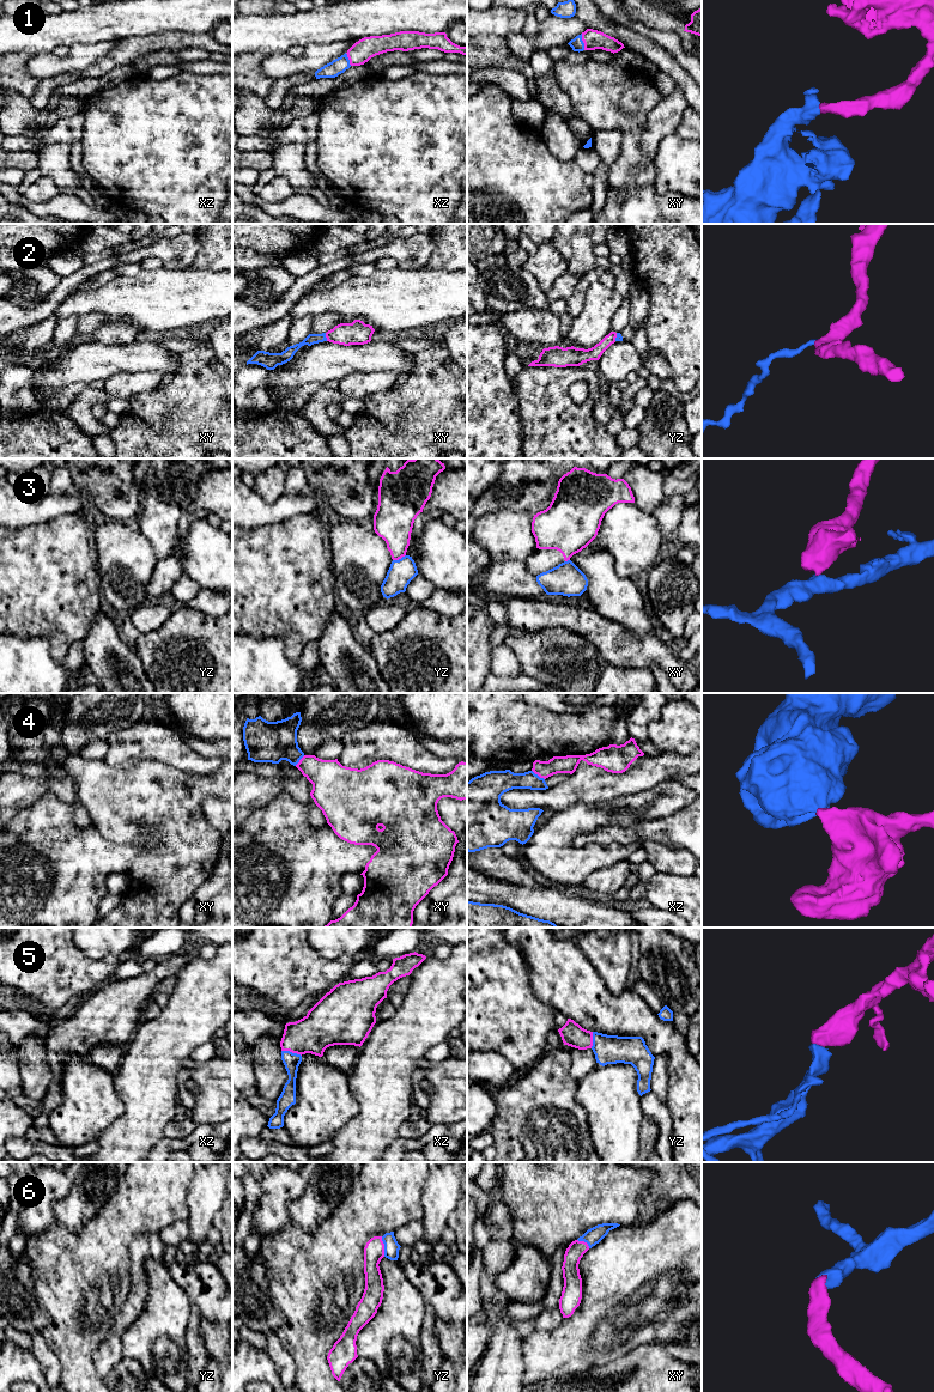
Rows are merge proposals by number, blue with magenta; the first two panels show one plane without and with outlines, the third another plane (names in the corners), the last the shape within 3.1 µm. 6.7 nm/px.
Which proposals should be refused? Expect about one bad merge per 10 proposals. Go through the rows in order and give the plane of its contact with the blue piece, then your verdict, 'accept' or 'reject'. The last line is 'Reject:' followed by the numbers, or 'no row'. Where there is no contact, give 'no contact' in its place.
1: contact in xy; accept
2: contact in xy; reject
3: contact in yz; reject
4: contact in xz; reject
5: contact in xz; accept
6: contact in yz; accept
Reject: 2, 3, 4

